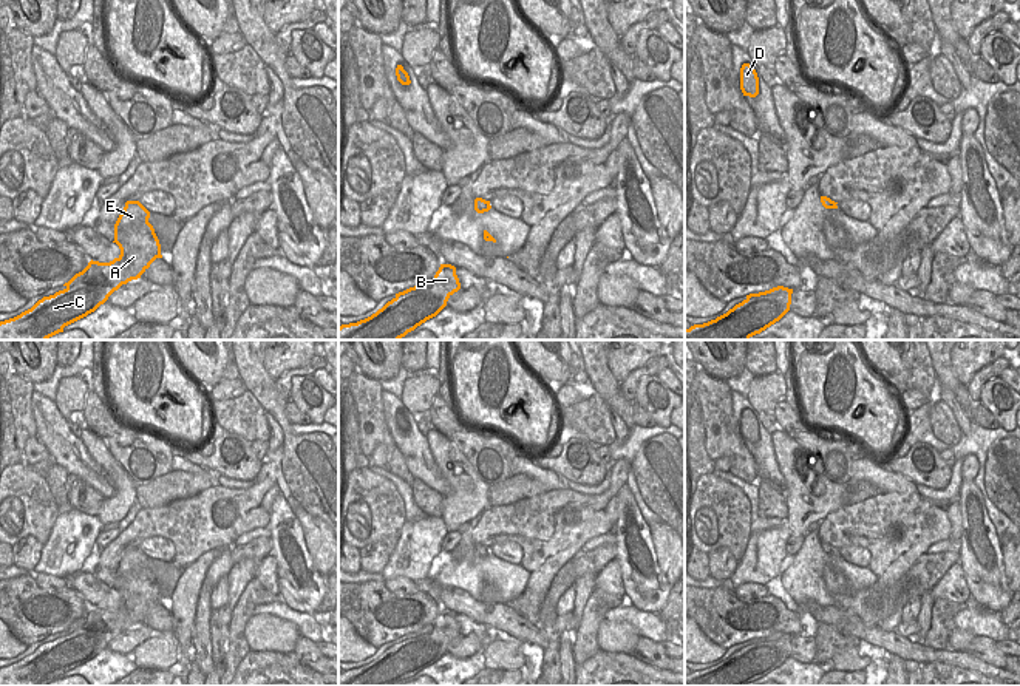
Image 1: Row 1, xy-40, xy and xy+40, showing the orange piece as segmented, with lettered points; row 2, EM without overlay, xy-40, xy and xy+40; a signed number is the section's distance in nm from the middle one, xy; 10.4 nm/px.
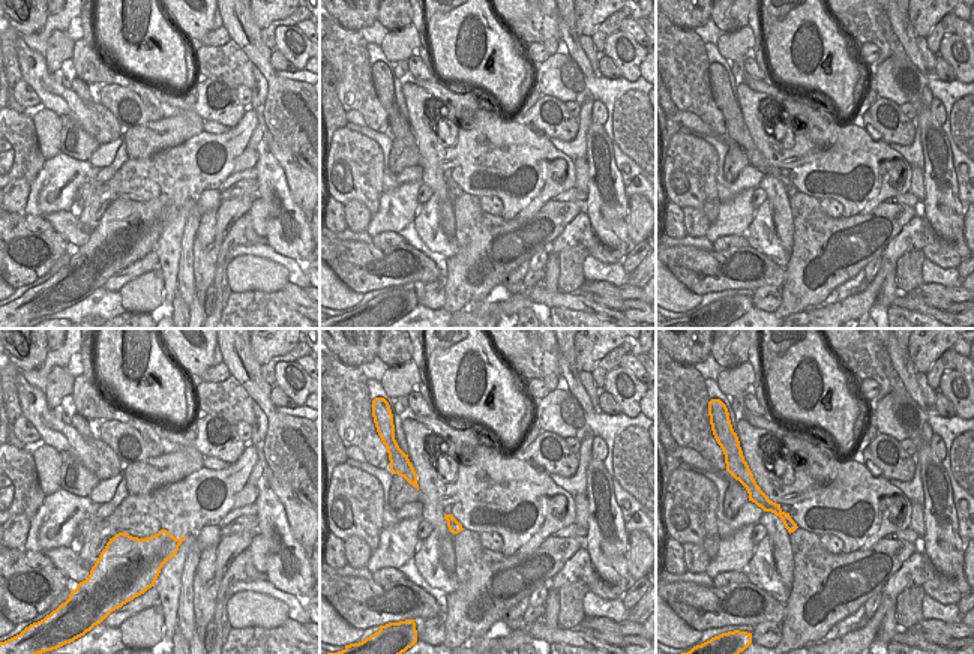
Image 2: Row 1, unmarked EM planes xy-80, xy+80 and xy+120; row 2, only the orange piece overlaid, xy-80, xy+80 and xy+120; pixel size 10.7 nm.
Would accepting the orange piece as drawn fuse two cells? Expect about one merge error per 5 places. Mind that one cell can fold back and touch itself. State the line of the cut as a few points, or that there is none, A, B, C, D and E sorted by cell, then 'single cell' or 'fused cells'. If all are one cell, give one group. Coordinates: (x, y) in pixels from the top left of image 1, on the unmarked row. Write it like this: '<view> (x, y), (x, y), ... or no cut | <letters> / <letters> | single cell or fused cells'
no cut | A B C D E | single cell

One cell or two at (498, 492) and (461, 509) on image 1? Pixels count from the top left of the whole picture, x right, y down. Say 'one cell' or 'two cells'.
two cells

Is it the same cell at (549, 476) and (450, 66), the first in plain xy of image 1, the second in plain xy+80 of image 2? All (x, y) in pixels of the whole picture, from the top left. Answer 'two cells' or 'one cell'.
two cells

